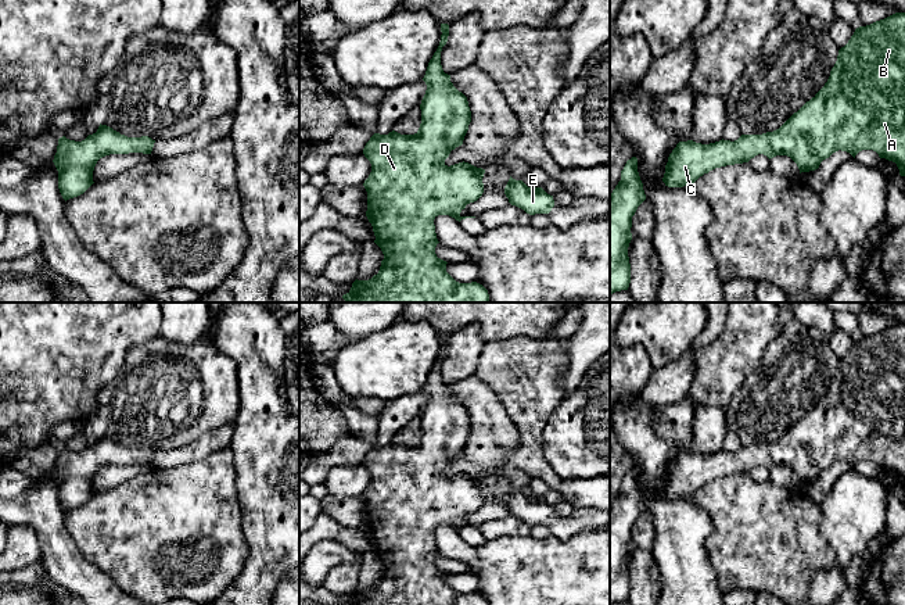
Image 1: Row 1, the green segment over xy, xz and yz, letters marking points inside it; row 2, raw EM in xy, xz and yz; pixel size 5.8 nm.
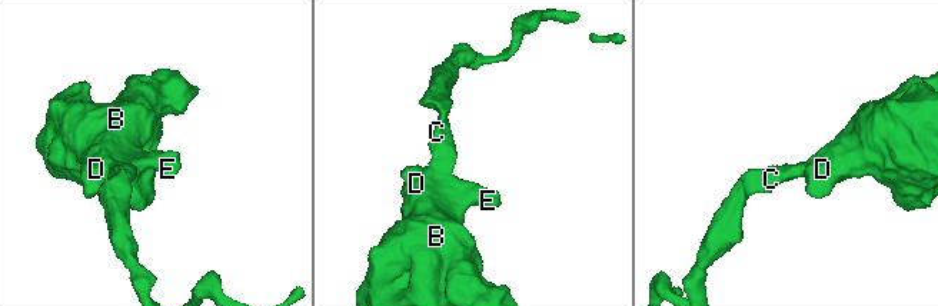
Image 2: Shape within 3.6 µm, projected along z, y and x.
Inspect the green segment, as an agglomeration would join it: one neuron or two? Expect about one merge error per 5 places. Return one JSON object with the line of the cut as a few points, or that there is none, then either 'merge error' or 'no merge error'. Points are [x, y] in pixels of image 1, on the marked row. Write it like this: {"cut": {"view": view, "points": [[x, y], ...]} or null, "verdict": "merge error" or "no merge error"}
{"cut": null, "verdict": "no merge error"}

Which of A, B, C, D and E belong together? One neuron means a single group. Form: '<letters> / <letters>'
A B C D E

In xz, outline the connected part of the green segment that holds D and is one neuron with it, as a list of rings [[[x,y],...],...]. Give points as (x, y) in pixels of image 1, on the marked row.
[[[441,24],[441,42],[428,62],[423,80],[427,85],[421,100],[421,123],[414,135],[401,135],[395,130],[388,135],[374,133],[363,148],[364,157],[371,164],[371,172],[363,186],[367,191],[366,216],[373,226],[374,243],[381,248],[384,259],[377,275],[369,280],[355,280],[351,290],[342,296],[346,302],[488,302],[488,290],[477,283],[459,283],[446,272],[446,261],[435,254],[439,243],[435,233],[434,219],[438,215],[449,215],[456,221],[475,216],[462,216],[467,204],[477,201],[484,193],[482,178],[485,169],[468,162],[448,167],[445,160],[450,151],[463,144],[471,122],[471,111],[467,97],[450,82],[441,65],[441,51],[448,42],[449,25]]]

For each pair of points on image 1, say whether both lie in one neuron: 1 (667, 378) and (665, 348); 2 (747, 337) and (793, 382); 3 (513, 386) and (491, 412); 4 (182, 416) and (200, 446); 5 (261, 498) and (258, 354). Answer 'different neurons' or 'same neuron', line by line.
1: different neurons
2: different neurons
3: different neurons
4: different neurons
5: same neuron

